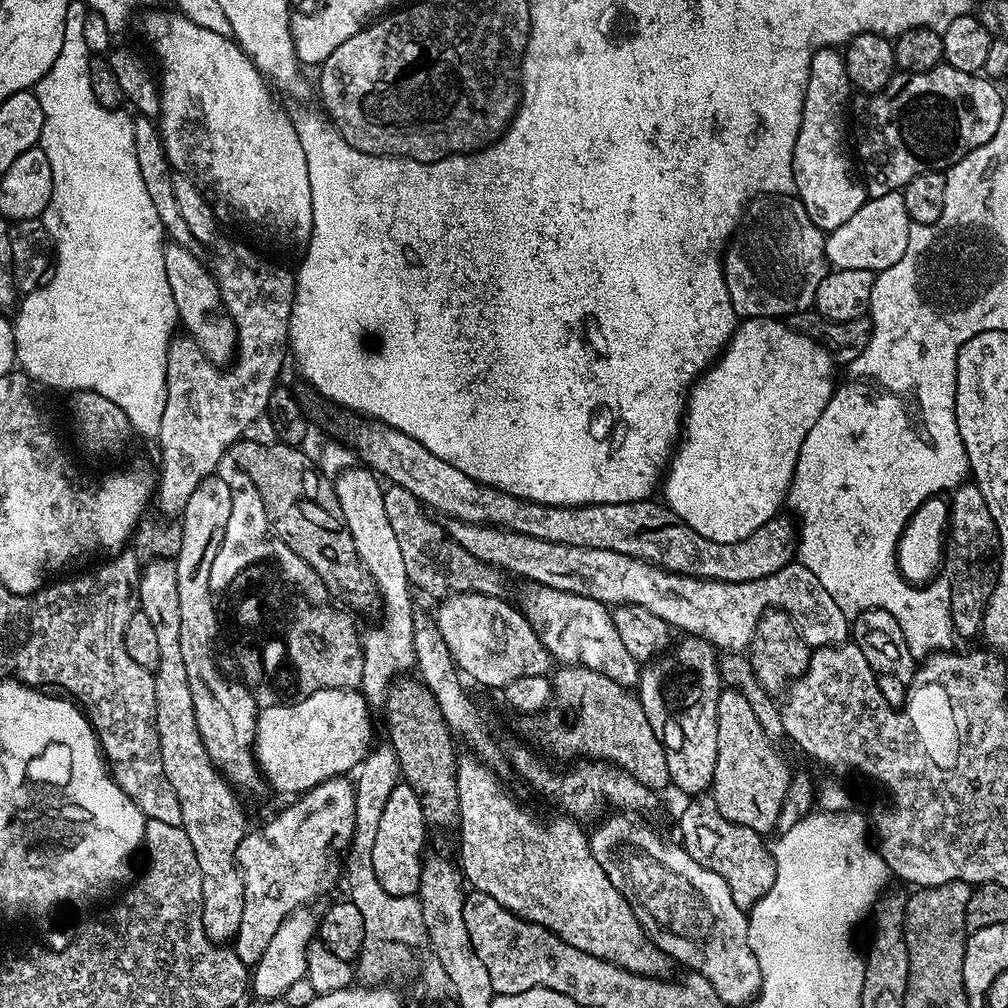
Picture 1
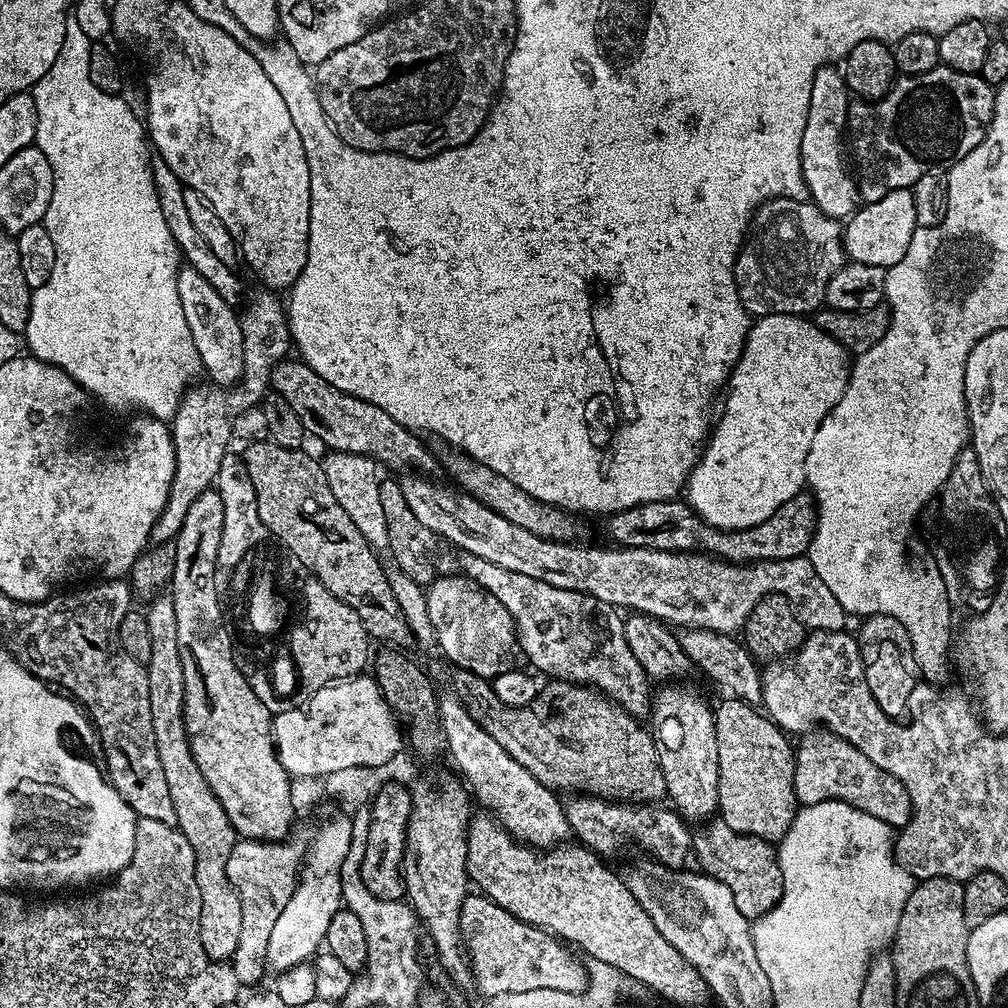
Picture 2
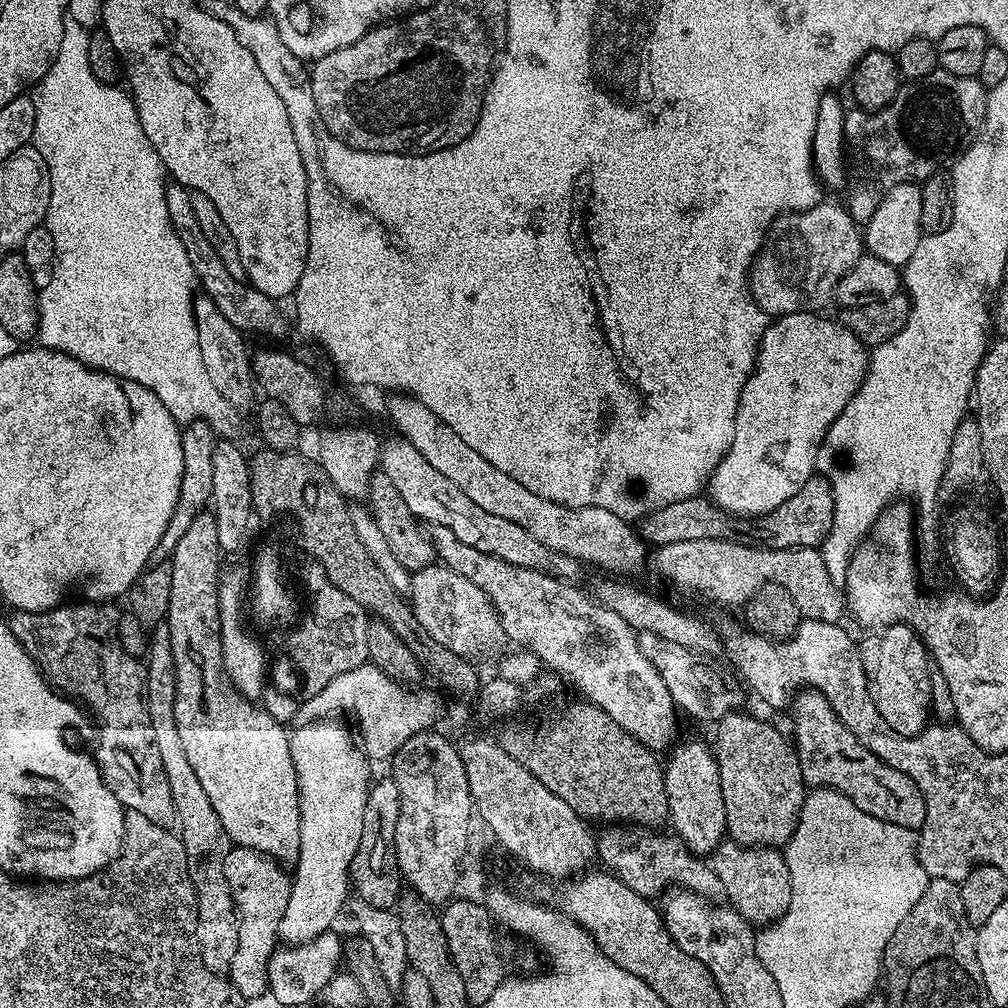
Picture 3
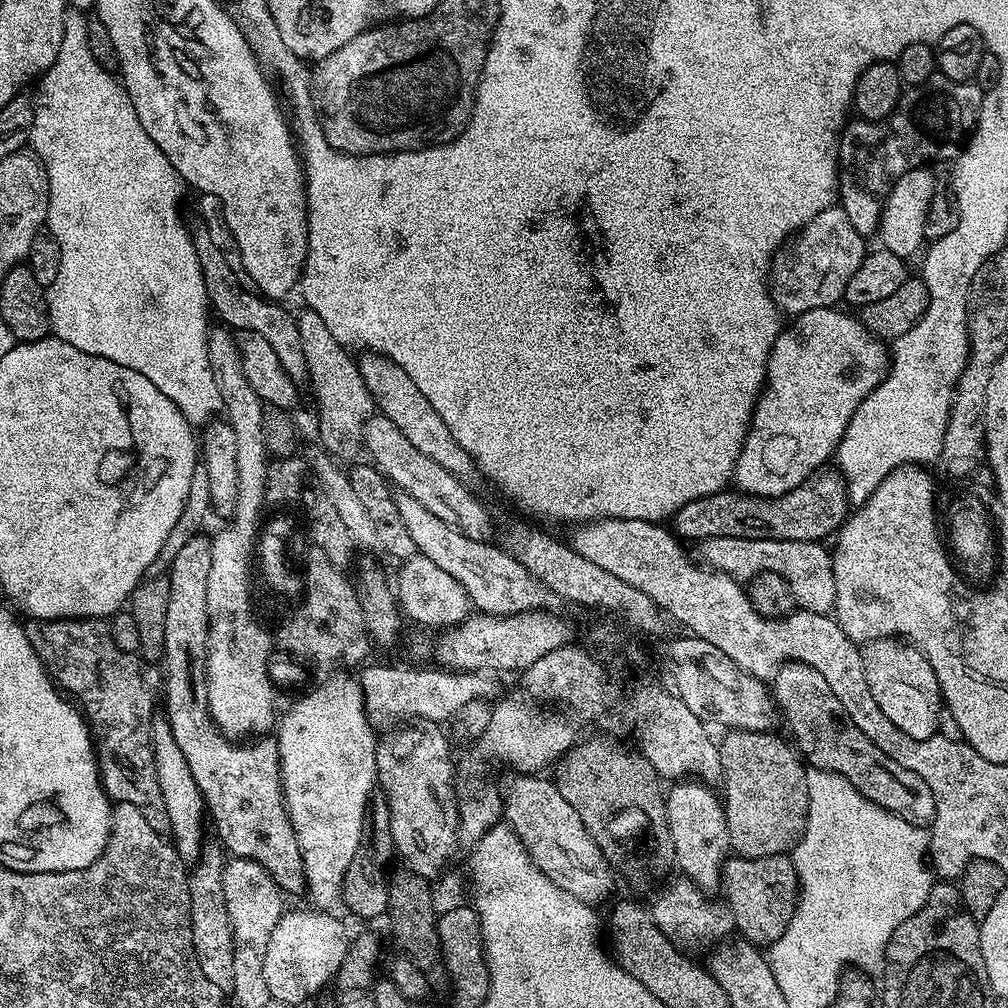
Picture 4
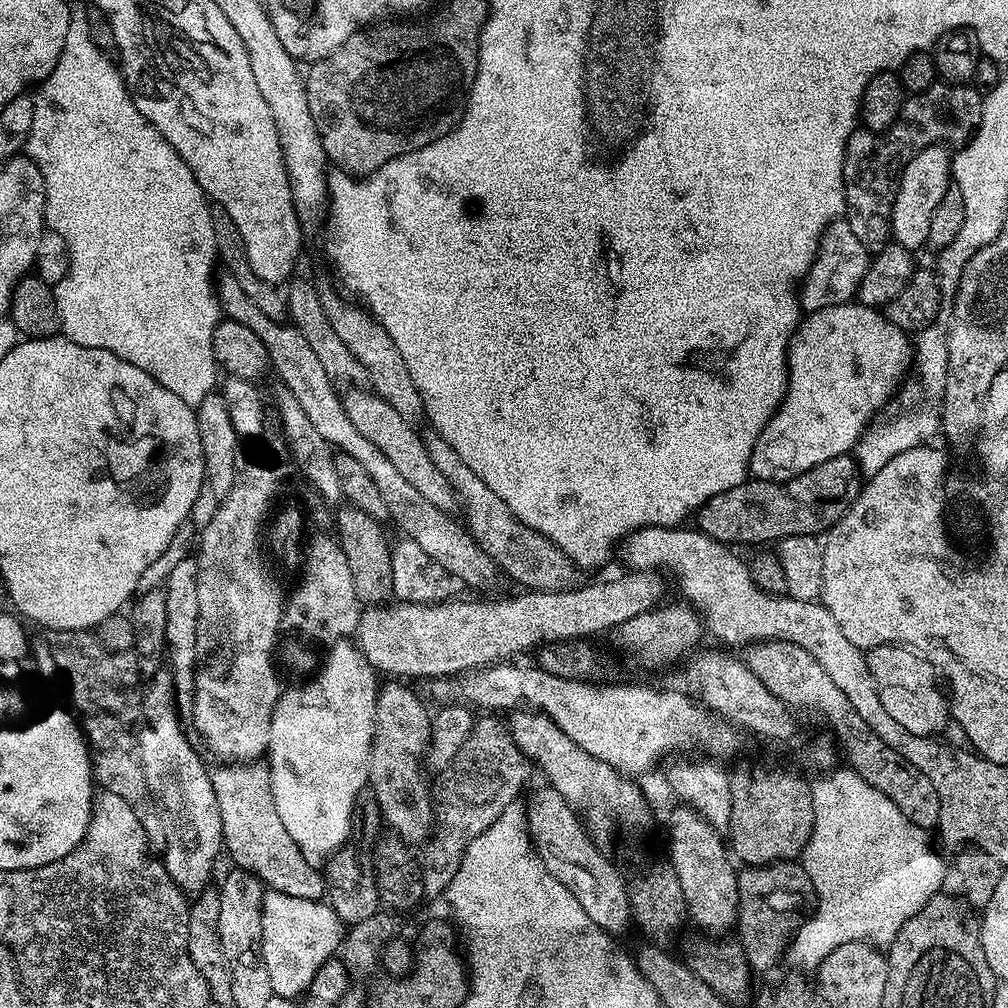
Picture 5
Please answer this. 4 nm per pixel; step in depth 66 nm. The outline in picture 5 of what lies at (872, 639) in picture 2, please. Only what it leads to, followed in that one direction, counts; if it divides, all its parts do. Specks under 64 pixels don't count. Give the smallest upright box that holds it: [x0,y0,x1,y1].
[866,642,950,738]

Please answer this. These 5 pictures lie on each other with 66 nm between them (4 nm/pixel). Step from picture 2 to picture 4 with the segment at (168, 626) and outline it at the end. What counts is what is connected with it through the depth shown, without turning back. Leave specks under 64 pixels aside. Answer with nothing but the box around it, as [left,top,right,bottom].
[188,843,234,990]

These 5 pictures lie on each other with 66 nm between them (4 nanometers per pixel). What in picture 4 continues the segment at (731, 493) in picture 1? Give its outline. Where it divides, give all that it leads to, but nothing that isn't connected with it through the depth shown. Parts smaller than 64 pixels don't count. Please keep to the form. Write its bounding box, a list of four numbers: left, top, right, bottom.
[734,306,890,496]

